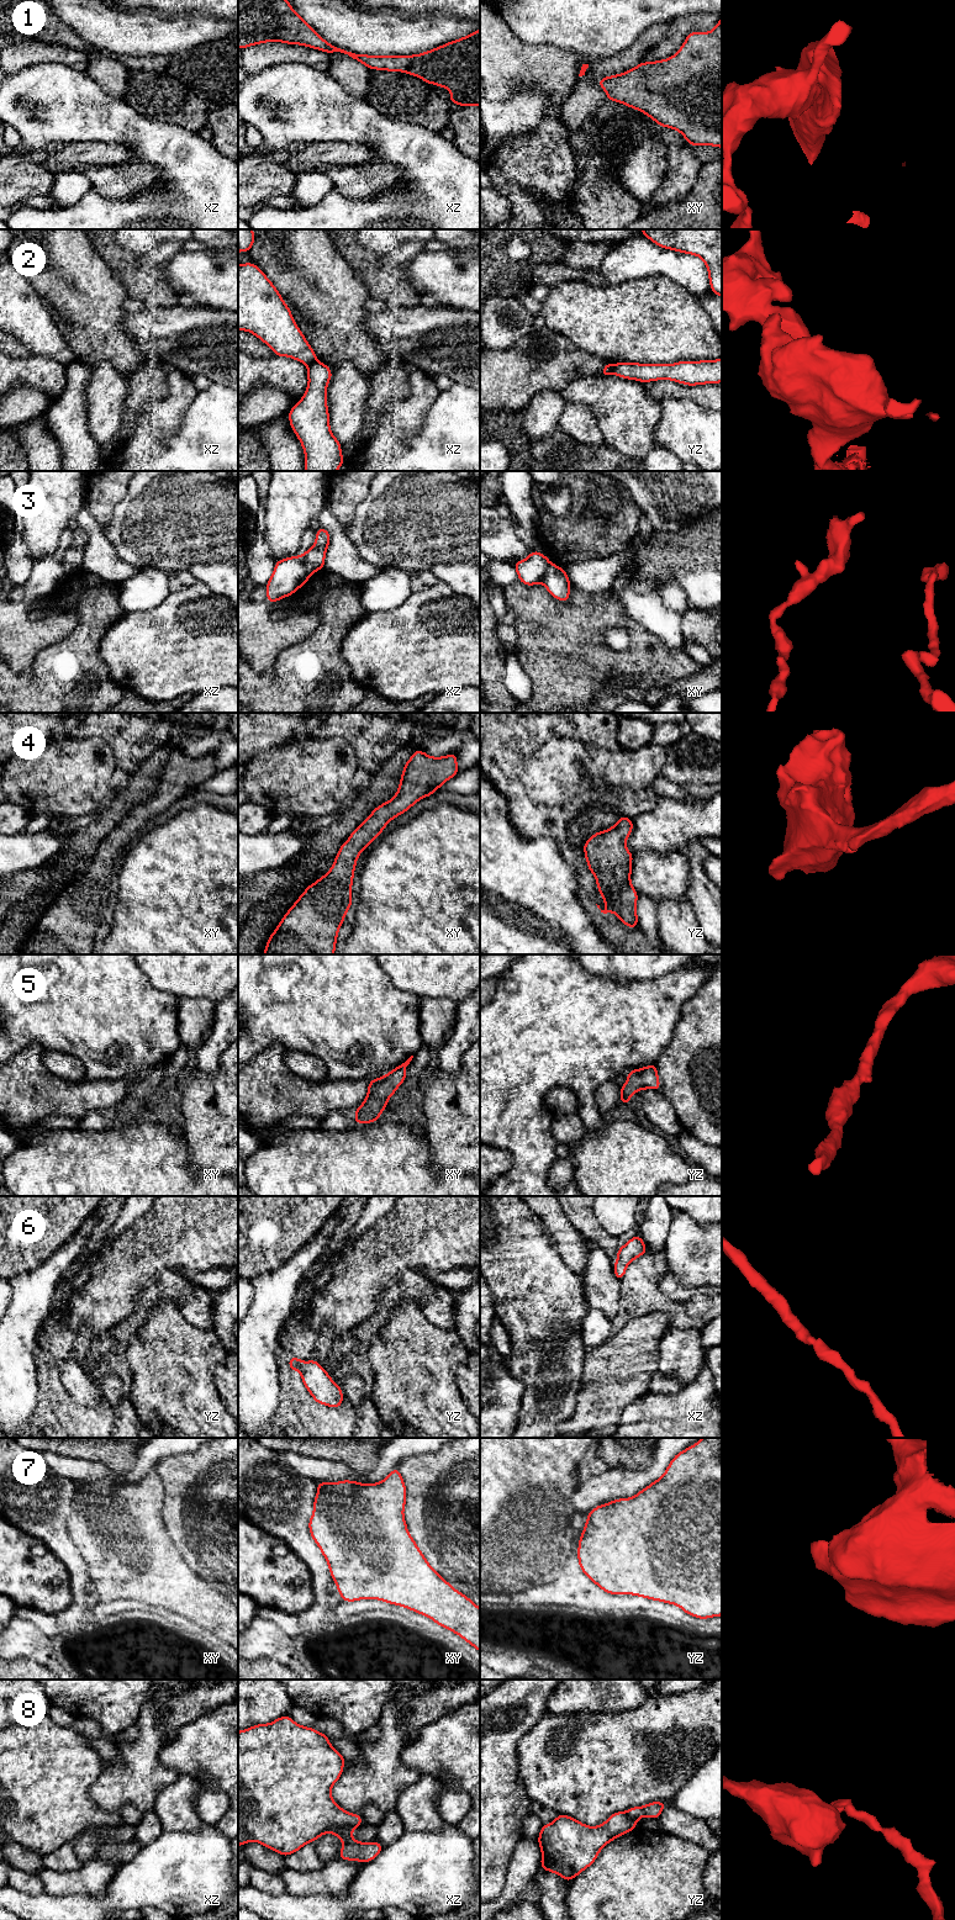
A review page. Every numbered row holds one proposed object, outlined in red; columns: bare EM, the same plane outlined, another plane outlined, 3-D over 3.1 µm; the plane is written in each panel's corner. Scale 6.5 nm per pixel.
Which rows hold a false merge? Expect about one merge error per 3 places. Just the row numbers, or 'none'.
2, 3, 8

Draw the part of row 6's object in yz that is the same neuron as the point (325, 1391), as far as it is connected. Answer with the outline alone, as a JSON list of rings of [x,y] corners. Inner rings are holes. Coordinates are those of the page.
[[[290,1356],[287,1364],[291,1370],[301,1374],[304,1386],[317,1403],[333,1408],[342,1406],[342,1389],[315,1359],[305,1363],[301,1359]]]

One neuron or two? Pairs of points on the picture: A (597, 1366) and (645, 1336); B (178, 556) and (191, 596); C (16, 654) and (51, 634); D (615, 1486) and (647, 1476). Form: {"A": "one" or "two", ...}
{"A": "one", "B": "two", "C": "one", "D": "one"}

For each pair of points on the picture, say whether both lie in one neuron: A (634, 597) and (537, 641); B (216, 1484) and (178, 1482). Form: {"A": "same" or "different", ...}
{"A": "different", "B": "same"}

